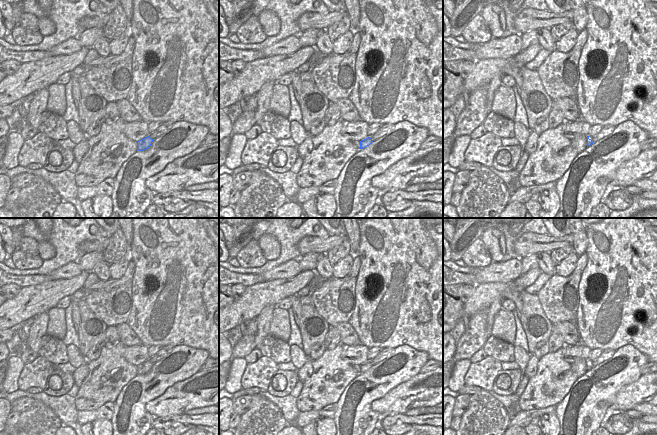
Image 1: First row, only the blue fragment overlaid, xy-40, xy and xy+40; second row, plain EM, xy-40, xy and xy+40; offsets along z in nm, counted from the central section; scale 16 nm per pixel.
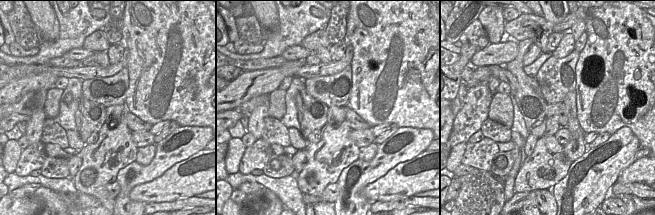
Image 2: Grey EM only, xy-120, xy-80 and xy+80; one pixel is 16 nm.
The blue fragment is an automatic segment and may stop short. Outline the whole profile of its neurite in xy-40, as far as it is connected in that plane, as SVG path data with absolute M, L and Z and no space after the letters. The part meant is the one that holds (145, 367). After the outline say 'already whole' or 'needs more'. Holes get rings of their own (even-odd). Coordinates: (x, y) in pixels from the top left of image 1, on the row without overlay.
M148 360L140 365L137 365L137 374L144 375L144 374L148 373L151 370L153 364L154 363L152 363Z; already whole

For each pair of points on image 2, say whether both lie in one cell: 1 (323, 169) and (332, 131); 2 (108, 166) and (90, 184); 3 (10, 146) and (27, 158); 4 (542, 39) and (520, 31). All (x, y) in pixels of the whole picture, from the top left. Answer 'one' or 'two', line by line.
1: one
2: one
3: two
4: two

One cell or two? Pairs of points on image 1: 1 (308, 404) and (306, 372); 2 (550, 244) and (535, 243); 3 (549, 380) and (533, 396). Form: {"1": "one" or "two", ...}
{"1": "two", "2": "one", "3": "one"}

